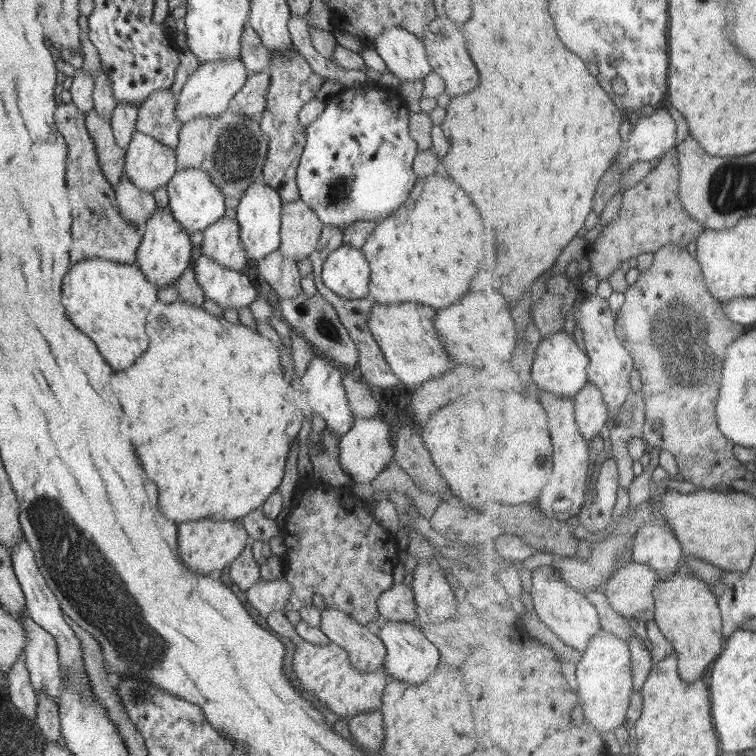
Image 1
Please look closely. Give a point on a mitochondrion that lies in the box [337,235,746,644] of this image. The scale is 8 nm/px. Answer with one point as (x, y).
(677, 334)

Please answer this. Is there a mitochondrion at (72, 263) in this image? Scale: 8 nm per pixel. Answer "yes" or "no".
no

